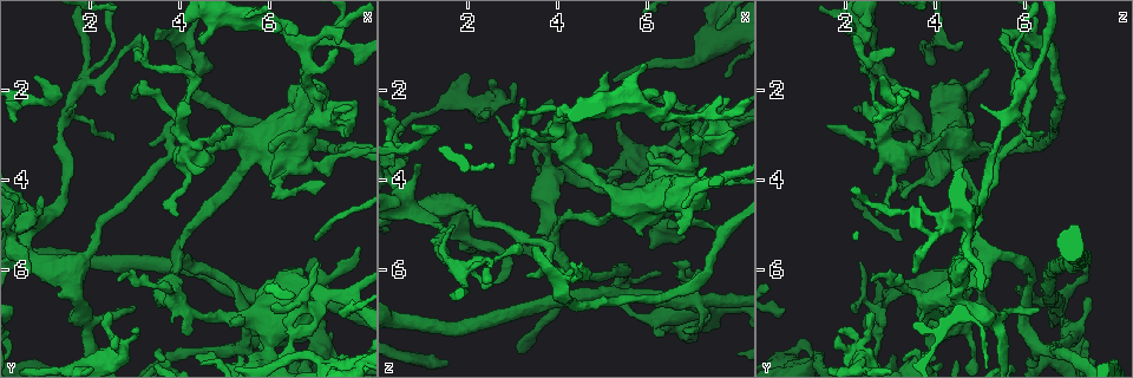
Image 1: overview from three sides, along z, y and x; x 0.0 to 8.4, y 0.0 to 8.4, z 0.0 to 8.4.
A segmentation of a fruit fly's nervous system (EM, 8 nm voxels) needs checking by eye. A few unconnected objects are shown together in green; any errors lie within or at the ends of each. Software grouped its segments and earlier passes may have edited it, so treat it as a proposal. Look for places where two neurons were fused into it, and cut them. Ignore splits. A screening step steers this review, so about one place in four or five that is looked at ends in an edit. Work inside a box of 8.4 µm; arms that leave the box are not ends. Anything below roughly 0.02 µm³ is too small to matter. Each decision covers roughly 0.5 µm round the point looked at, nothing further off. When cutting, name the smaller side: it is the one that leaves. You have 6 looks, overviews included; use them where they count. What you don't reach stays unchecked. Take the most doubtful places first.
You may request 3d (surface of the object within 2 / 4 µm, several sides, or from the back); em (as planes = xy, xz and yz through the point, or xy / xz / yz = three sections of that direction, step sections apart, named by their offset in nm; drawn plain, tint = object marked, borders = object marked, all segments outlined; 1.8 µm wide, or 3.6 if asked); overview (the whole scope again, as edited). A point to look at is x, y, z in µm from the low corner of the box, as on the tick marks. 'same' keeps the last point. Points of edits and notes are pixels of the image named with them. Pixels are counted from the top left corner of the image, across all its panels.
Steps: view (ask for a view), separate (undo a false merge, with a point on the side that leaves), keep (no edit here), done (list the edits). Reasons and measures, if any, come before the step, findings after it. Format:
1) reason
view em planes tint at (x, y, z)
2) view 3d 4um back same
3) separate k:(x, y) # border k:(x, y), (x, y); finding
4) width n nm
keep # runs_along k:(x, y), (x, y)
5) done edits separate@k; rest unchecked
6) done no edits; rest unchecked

view em planes tint at (4.10, 0.85, 6.15)

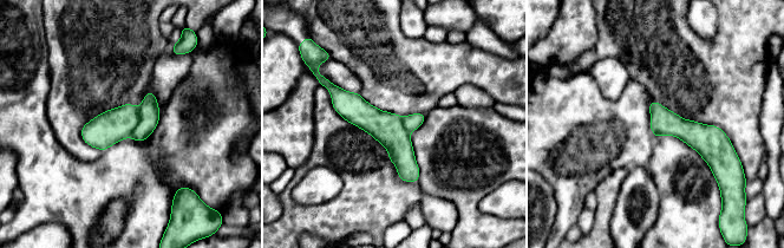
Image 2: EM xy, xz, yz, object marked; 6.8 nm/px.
separate 2:(111, 126) # part_leaving 2:(333, 89), (400, 150), (415, 178); a second neuron is stuck on

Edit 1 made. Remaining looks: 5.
four arms meet
view 3d 4um back at (6.80, 6.85, 6.75)

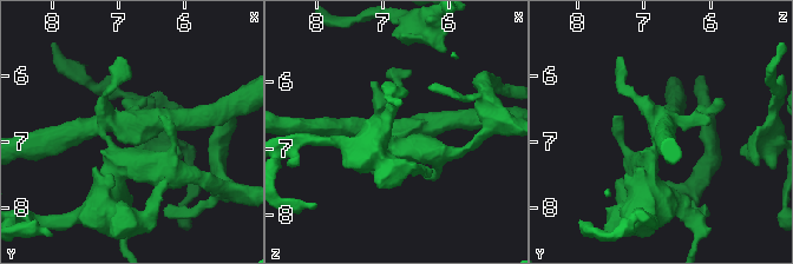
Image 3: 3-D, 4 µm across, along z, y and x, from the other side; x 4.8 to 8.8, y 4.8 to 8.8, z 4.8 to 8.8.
now the EM
view em 3.6um yz step 4 tint at (6.80, 6.75, 6.75)

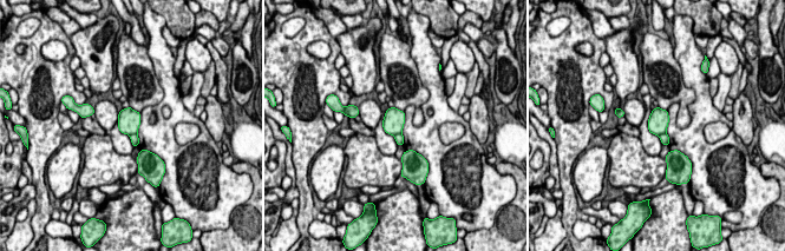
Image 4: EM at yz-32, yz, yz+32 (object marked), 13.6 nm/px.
cut it another way
view em 3.6um planes tint same

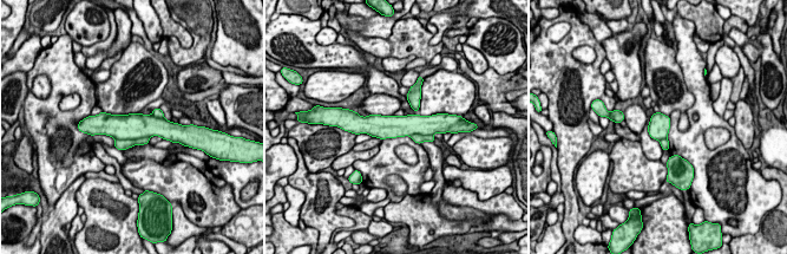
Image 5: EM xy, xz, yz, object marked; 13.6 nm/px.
separate 5:(132, 126) # border 5:(149, 137), (116, 139); two neurons meet here

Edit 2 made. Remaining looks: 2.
sharp bend
view em xz step 16 tint at (0.55, 2.30, 3.30)

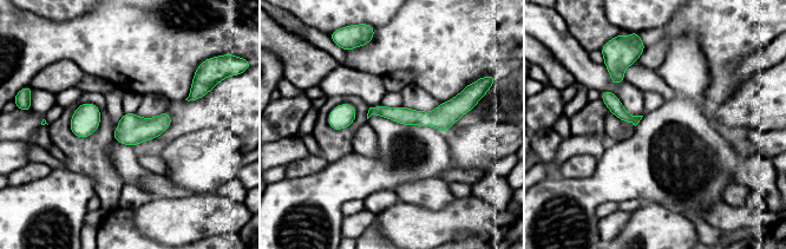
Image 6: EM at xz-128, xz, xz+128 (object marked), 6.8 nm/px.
keep # runs_along 6:(460, 107), (443, 117), (372, 110); continuous, no second neuron

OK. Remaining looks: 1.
done edits separate@2, separate@5; rest unchecked

